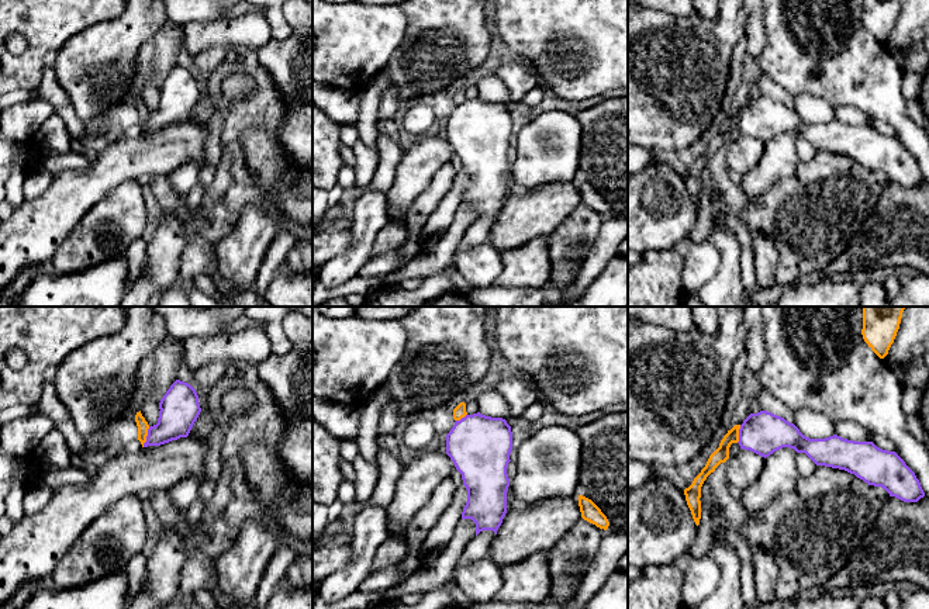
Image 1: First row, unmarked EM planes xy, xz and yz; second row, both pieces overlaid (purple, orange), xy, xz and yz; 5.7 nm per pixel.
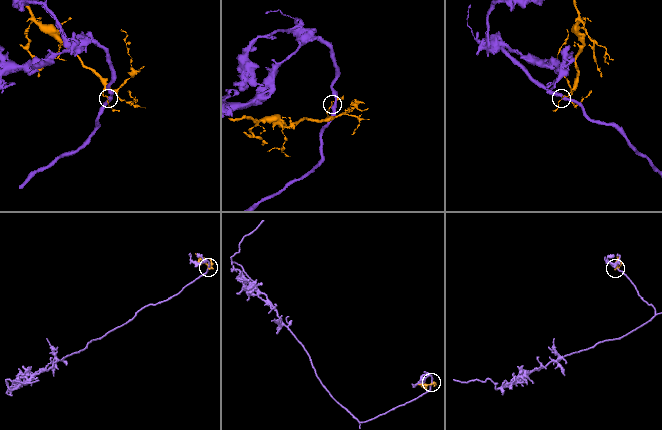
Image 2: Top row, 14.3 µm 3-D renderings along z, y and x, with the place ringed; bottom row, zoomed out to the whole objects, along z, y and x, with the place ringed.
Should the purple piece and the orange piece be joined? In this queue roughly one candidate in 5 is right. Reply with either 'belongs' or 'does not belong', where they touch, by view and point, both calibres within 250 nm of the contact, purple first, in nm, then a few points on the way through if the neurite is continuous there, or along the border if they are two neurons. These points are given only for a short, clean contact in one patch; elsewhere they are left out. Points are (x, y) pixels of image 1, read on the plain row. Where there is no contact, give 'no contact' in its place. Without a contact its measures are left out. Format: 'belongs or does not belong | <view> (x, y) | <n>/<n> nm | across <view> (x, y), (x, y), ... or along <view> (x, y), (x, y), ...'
does not belong | xy (147, 121) | 220/70 nm | along xy (149, 111), (142, 131)

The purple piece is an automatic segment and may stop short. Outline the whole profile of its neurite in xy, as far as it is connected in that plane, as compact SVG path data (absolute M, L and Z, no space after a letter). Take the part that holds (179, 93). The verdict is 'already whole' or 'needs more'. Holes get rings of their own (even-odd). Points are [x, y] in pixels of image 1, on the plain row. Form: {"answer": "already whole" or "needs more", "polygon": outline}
{"answer": "already whole", "polygon": "M176 65L166 76L159 94L158 108L149 111L144 132L187 122L201 97L196 75L180 65Z"}

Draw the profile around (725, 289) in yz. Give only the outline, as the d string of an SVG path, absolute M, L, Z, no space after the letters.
M716 197L711 208L709 241L721 250L722 262L716 274L697 295L705 307L738 307L746 293L742 283L742 246L722 218L726 211L723 197Z

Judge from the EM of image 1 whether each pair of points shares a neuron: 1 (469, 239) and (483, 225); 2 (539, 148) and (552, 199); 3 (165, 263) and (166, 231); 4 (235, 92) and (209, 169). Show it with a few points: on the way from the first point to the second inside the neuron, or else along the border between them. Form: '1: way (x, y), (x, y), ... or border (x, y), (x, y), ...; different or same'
1: way (472, 236), (480, 228); same
2: border (577, 179), (515, 190); different
3: way (165, 255), (166, 239); same
4: way (221, 111), (214, 127), (213, 149); same

